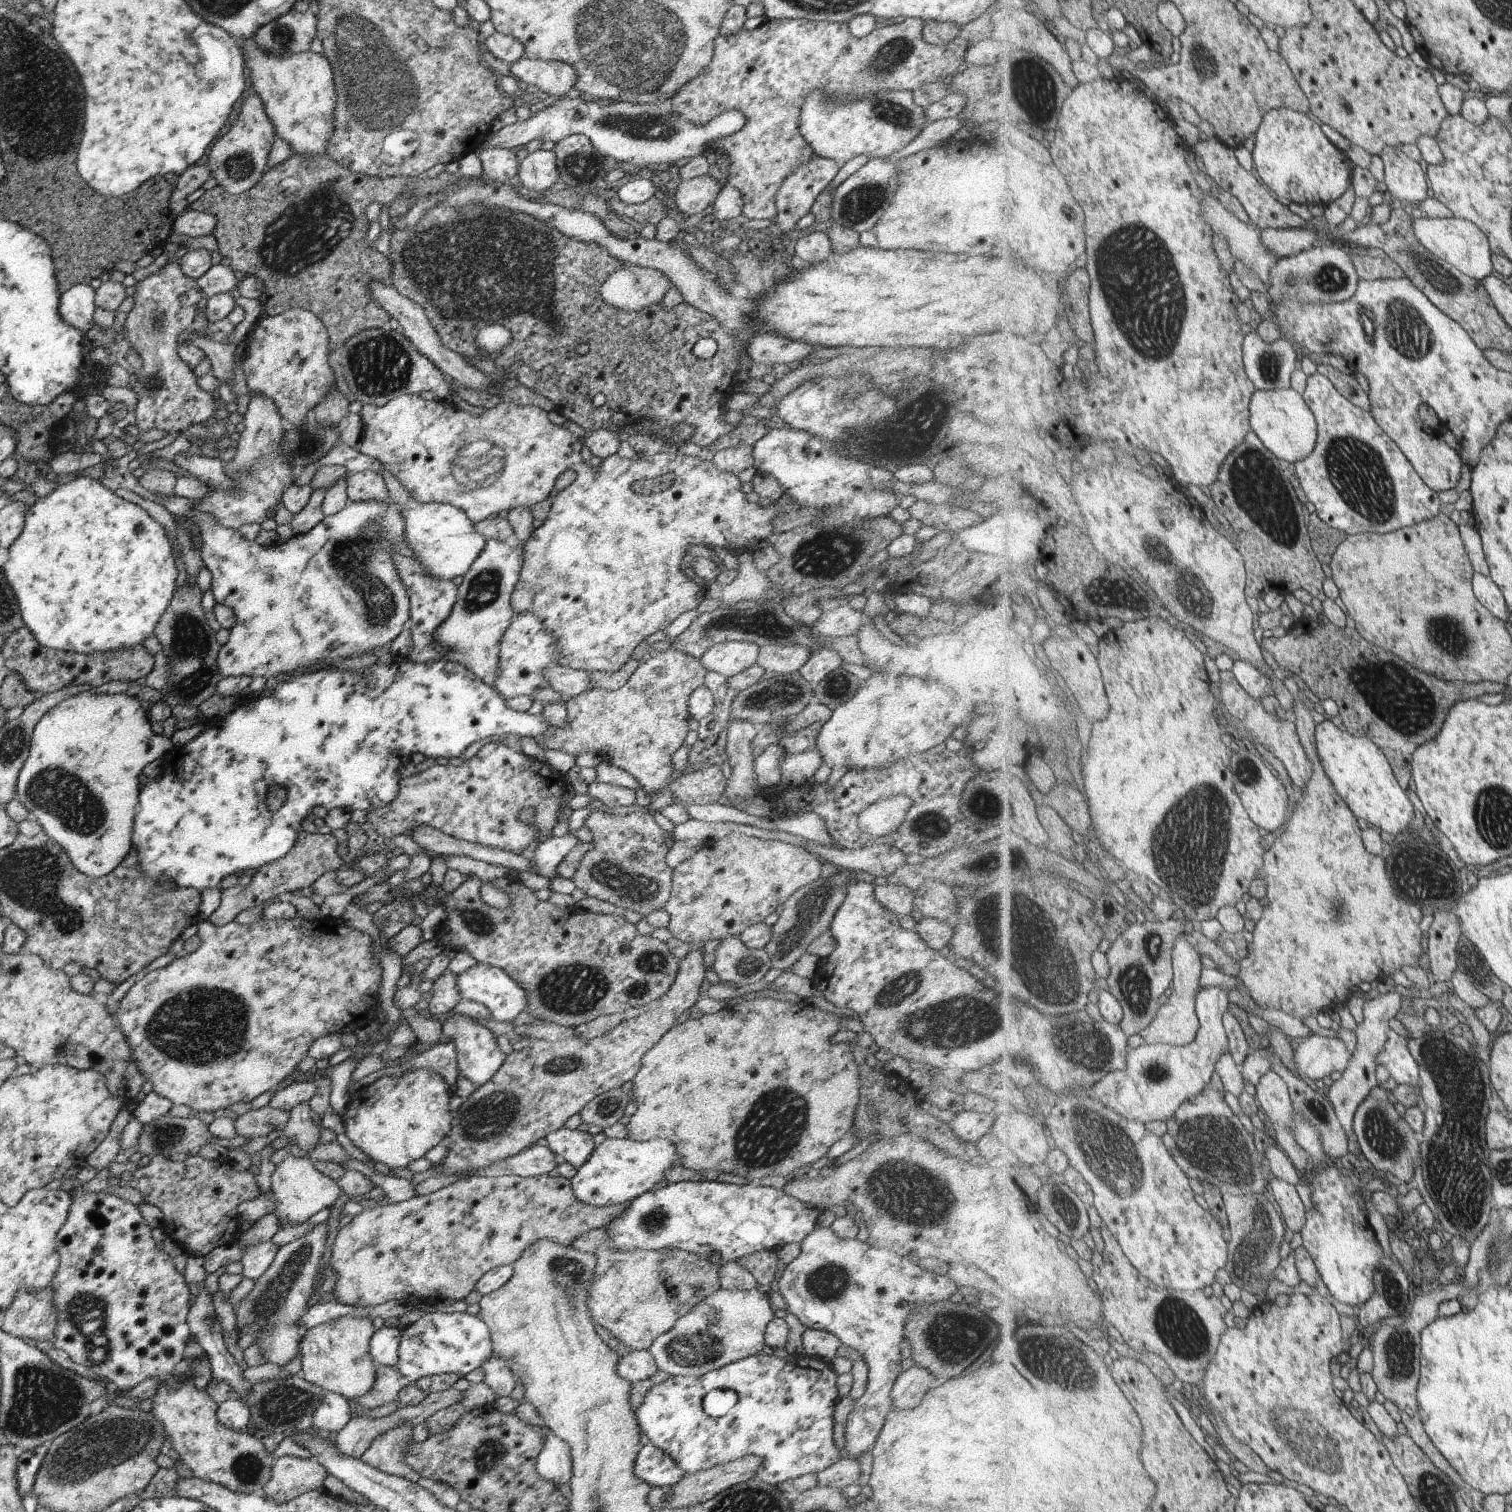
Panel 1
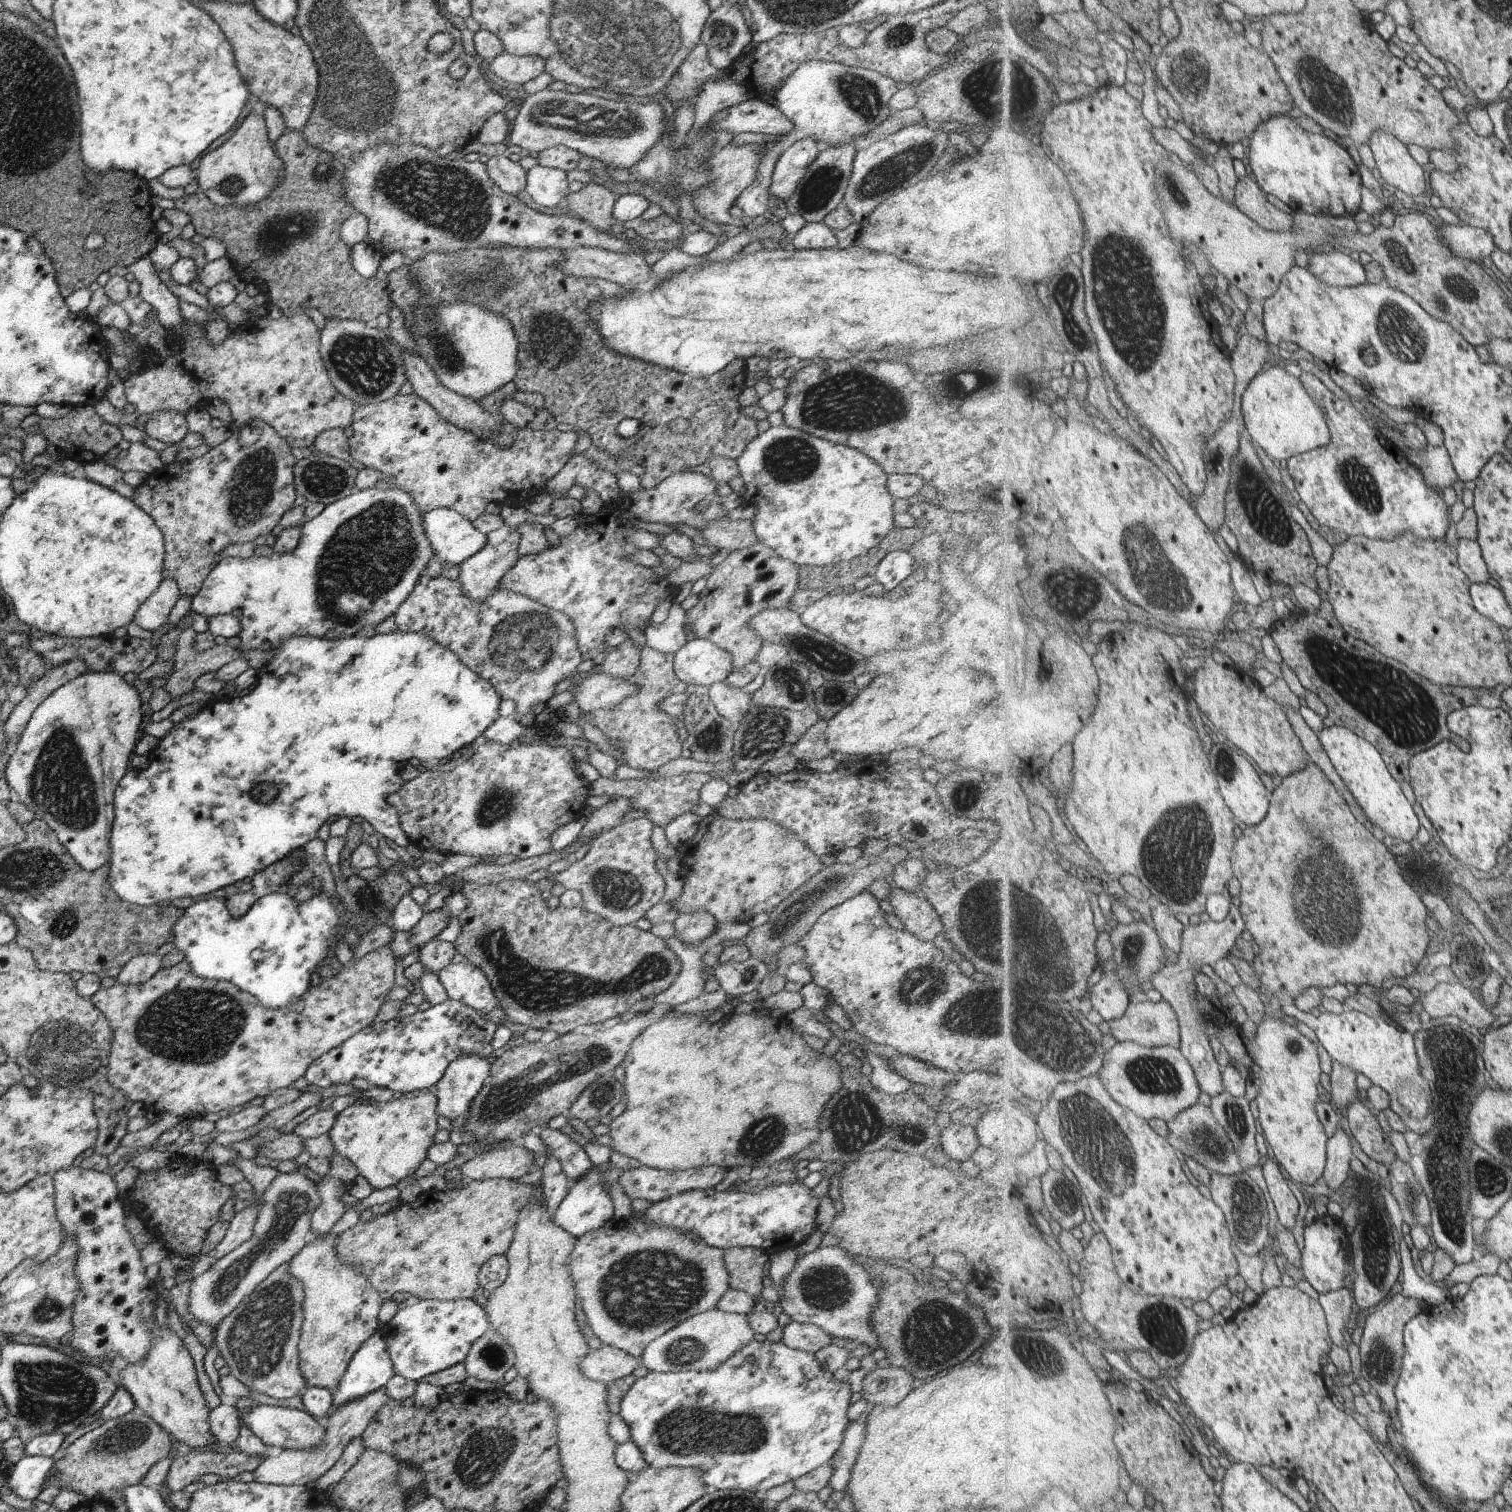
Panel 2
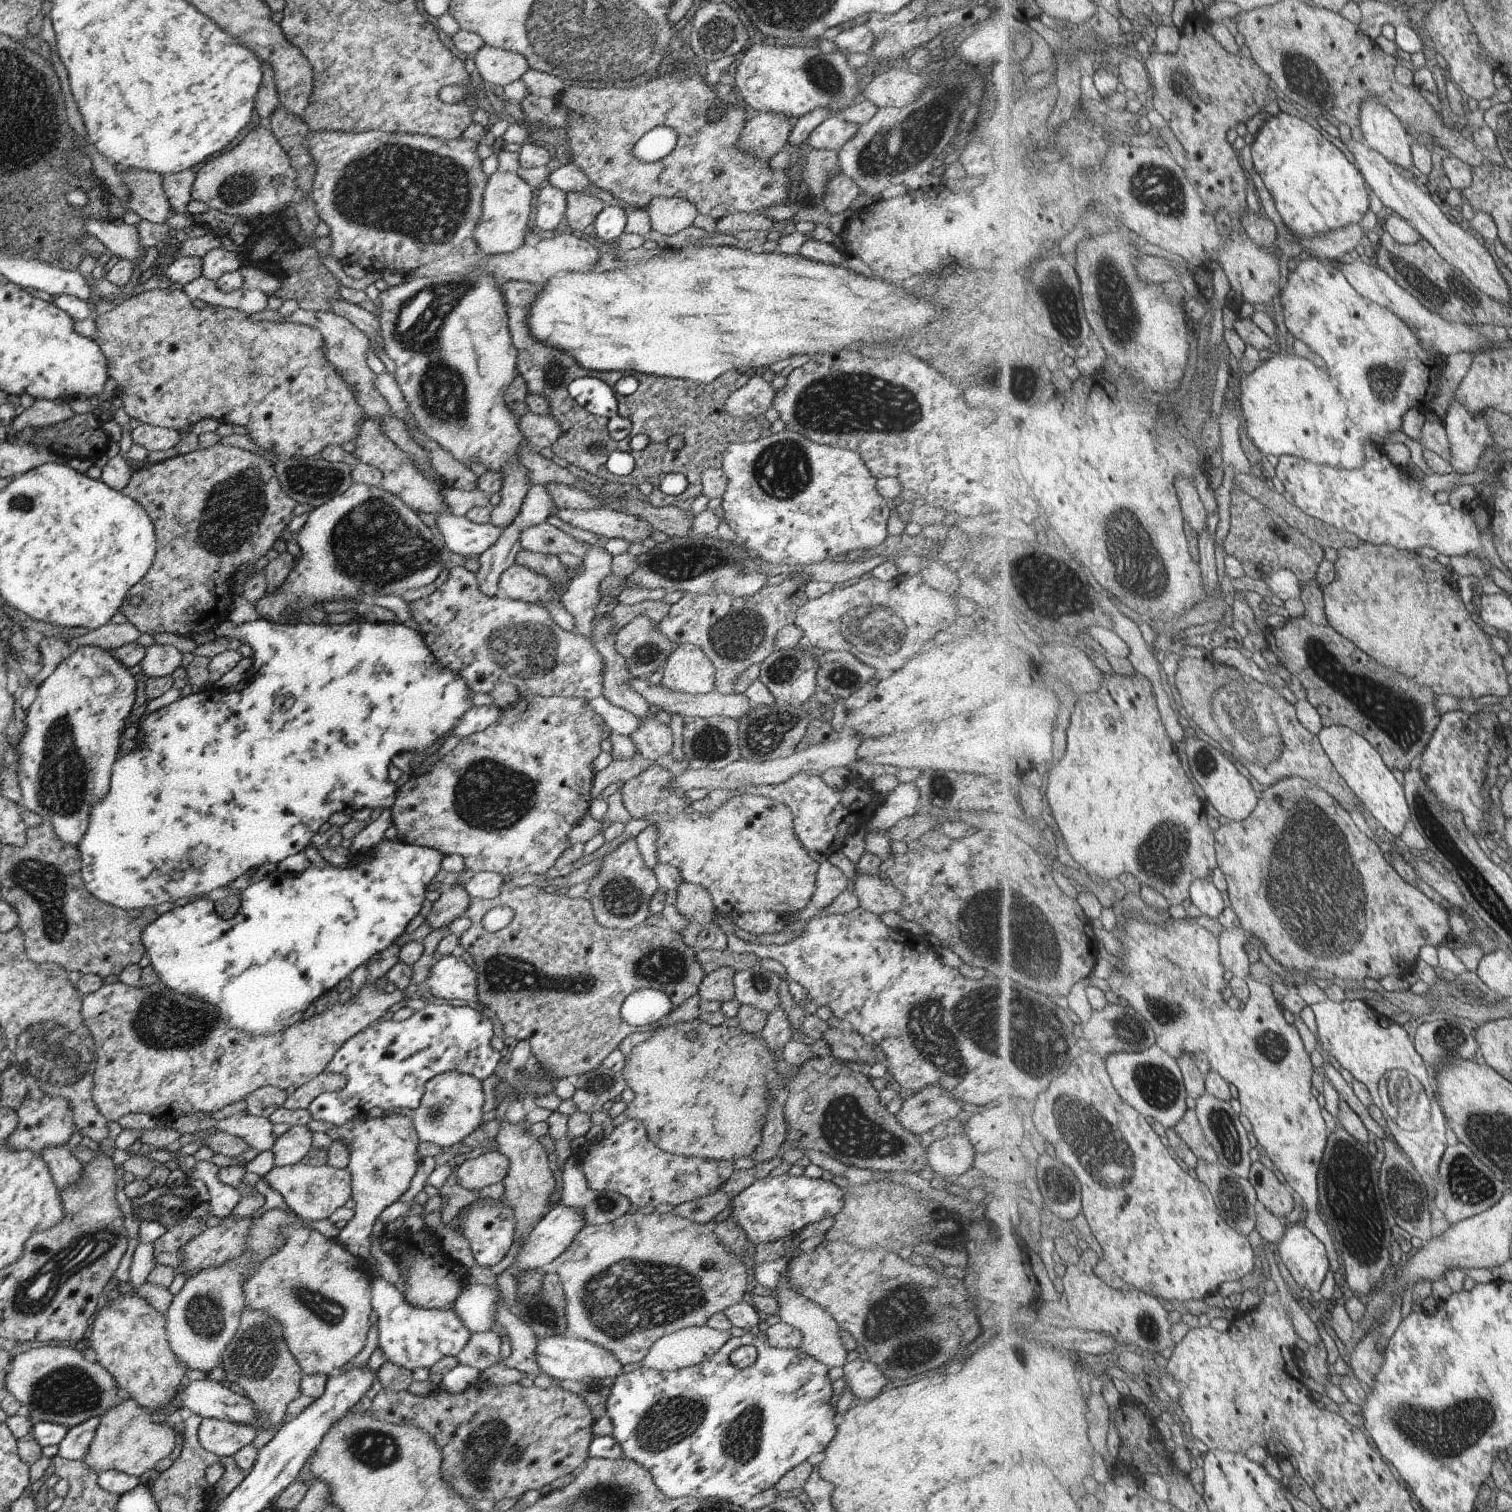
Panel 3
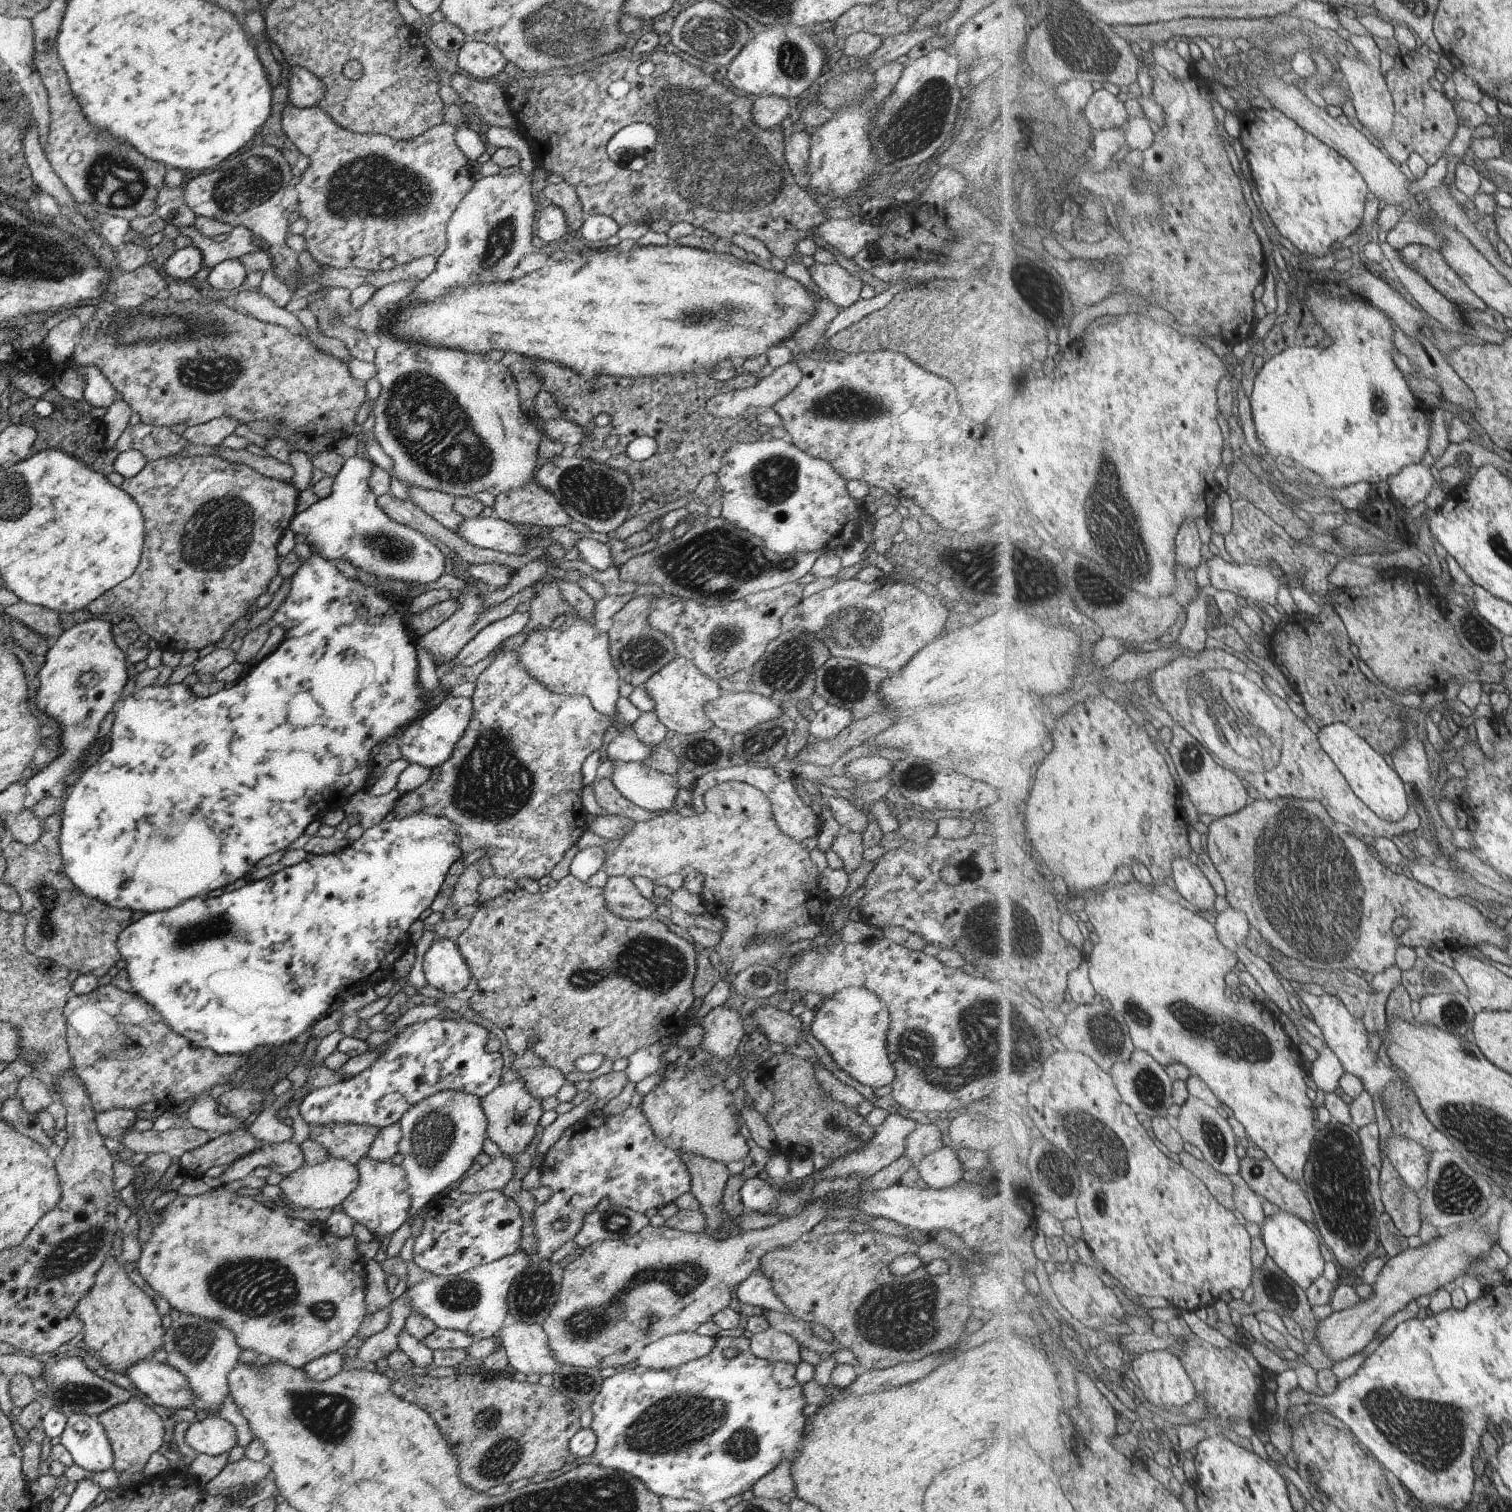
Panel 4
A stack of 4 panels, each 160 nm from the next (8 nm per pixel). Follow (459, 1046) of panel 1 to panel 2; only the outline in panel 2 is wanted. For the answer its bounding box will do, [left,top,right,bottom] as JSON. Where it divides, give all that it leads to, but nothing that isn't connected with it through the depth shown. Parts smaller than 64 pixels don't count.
[433,1053,490,1124]

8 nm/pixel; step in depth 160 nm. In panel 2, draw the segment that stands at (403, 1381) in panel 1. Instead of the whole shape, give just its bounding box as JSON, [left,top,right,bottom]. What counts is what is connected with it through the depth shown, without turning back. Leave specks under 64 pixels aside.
[252,1387,388,1488]

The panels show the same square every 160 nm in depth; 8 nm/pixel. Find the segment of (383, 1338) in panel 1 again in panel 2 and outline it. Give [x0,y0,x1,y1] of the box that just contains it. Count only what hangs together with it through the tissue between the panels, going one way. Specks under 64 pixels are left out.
[330,1331,393,1412]

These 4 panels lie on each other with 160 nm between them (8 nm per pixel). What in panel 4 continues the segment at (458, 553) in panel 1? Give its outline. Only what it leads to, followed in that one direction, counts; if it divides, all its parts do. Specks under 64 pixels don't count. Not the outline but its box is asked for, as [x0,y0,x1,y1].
[456,516,533,555]

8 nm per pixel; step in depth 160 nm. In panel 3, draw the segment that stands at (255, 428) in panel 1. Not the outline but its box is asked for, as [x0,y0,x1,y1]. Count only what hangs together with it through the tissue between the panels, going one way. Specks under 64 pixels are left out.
[117,443,298,639]

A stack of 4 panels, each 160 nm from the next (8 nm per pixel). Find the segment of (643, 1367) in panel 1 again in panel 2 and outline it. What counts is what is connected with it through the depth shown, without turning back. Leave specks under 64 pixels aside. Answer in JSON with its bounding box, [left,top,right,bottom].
[580,1345,642,1385]

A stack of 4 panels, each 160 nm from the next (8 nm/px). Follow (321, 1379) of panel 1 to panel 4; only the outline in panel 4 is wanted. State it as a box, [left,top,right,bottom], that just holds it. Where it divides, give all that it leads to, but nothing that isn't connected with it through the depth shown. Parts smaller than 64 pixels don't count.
[131,1188,365,1369]

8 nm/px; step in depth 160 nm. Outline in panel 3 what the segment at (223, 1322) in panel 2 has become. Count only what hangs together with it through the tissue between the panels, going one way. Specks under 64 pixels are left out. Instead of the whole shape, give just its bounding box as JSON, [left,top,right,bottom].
[221,1308,301,1432]

